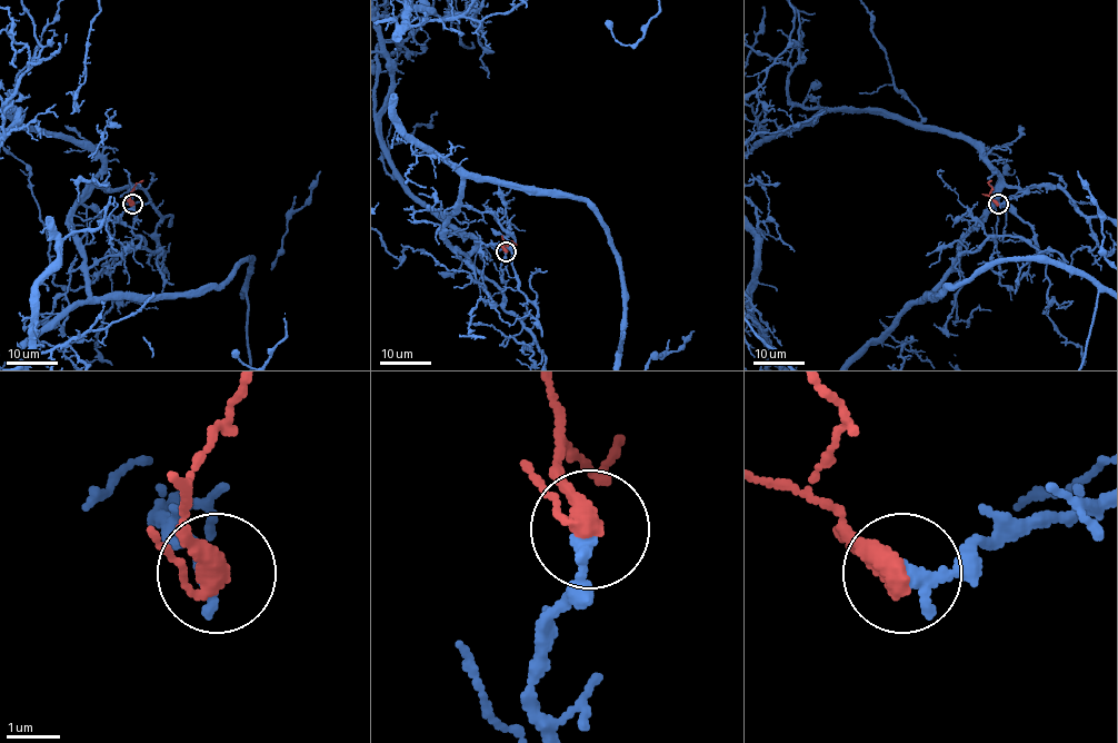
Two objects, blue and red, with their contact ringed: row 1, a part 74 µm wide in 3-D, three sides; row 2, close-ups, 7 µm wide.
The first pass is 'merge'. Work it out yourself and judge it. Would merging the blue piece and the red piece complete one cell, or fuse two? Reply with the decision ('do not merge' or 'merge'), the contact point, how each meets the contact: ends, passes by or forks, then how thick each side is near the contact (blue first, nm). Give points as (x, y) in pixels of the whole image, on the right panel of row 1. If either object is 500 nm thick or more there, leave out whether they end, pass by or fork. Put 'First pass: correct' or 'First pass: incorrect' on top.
First pass: correct
merge | (998, 204) | blue ends | red passes by | 300/320 nm

